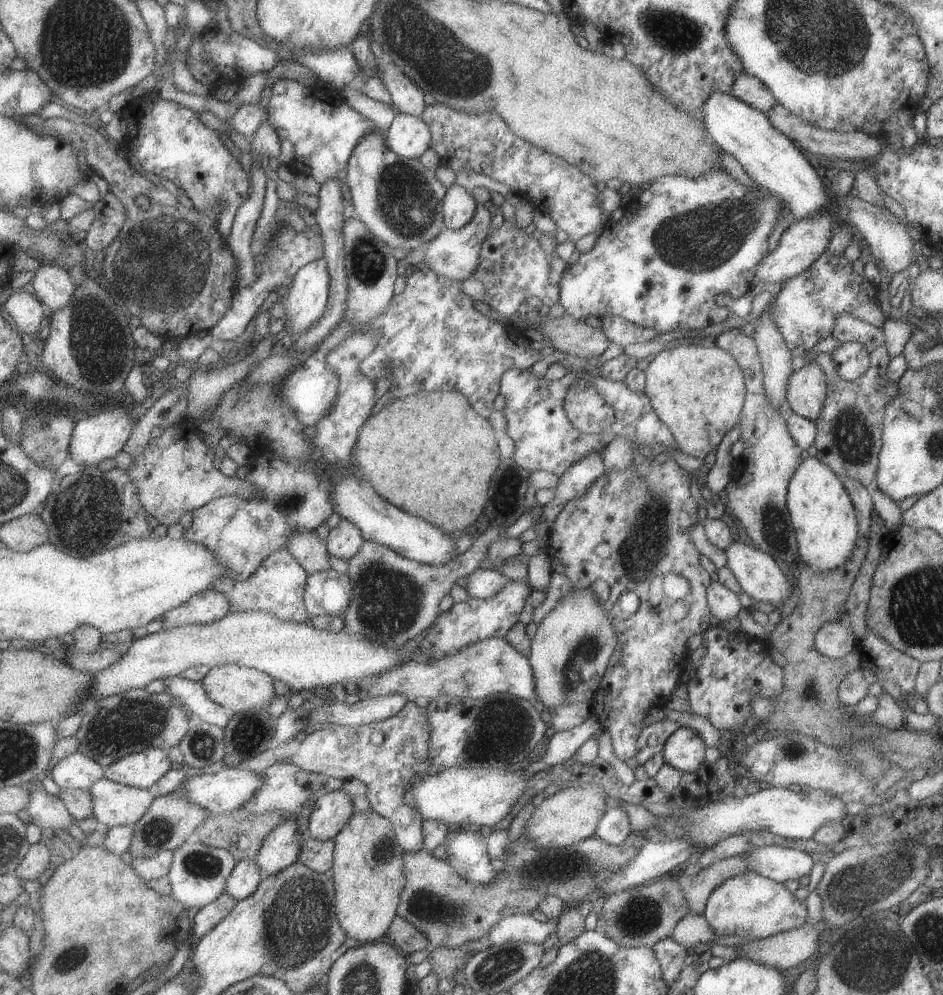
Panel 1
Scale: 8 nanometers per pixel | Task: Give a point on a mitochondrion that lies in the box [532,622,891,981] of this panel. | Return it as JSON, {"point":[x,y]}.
{"point":[640,916]}

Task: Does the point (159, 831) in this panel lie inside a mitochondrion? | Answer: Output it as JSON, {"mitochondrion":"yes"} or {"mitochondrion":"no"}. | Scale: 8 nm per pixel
{"mitochondrion":"yes"}

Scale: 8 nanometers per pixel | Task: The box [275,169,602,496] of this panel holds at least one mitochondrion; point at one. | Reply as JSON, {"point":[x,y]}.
{"point":[368,264]}

